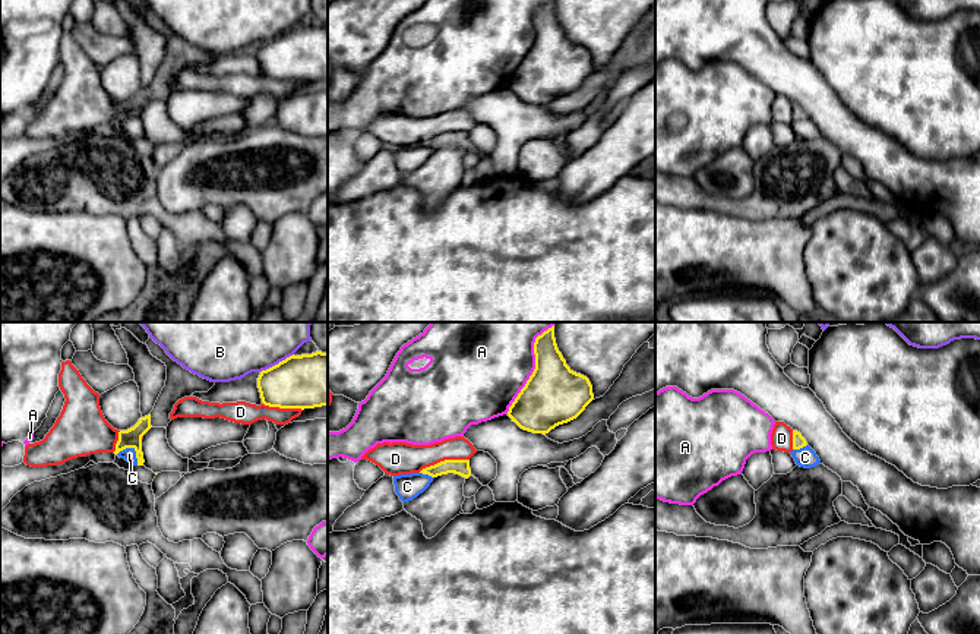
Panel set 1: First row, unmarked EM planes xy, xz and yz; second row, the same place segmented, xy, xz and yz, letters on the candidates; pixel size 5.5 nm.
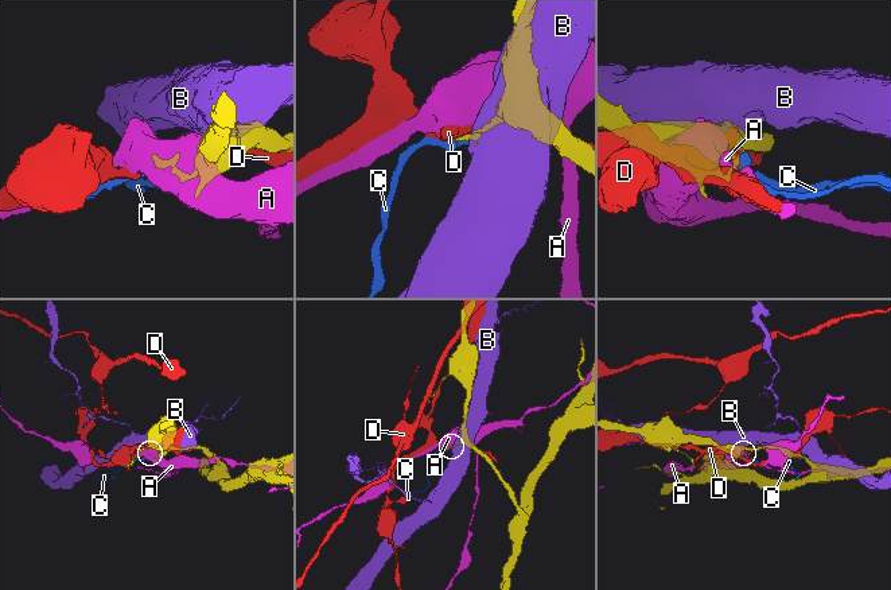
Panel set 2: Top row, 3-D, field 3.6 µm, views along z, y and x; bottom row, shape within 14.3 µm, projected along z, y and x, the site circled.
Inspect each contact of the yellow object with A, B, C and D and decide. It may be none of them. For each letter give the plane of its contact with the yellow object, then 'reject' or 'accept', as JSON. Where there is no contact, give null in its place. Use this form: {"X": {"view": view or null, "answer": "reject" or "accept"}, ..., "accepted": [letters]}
{"A": {"view": "xz", "answer": "reject"}, "B": {"view": "xy", "answer": "reject"}, "C": {"view": "xy", "answer": "accept"}, "D": {"view": "xz", "answer": "reject"}, "accepted": ["C"]}

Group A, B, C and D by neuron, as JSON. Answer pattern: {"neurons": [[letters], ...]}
{"neurons": [["A"], ["B"], ["C"], ["D"]]}

